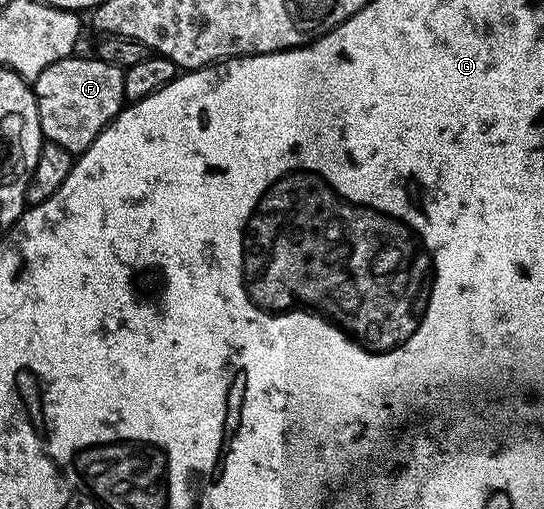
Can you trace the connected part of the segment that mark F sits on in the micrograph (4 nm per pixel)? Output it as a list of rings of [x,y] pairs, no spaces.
[[[96,55],[64,57],[44,69],[32,82],[37,96],[41,136],[59,143],[68,153],[80,155],[116,117],[126,100],[123,79],[125,70],[101,61]]]

